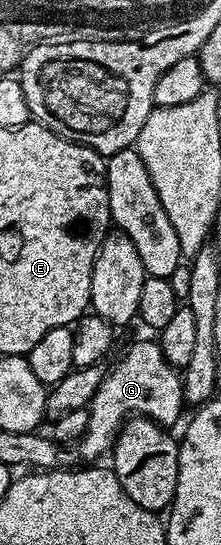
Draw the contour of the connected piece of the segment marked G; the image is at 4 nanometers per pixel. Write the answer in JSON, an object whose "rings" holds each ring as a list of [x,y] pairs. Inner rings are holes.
{"rings":[[[153,339],[138,340],[118,361],[114,369],[107,371],[102,377],[102,385],[96,390],[96,394],[90,400],[89,413],[90,421],[86,432],[76,441],[78,456],[82,462],[98,462],[102,455],[113,449],[114,441],[118,439],[118,432],[122,429],[123,423],[136,416],[144,416],[148,420],[155,420],[157,424],[171,426],[182,416],[184,401],[182,399],[182,378],[179,369],[172,367],[164,358],[162,348]]]}

